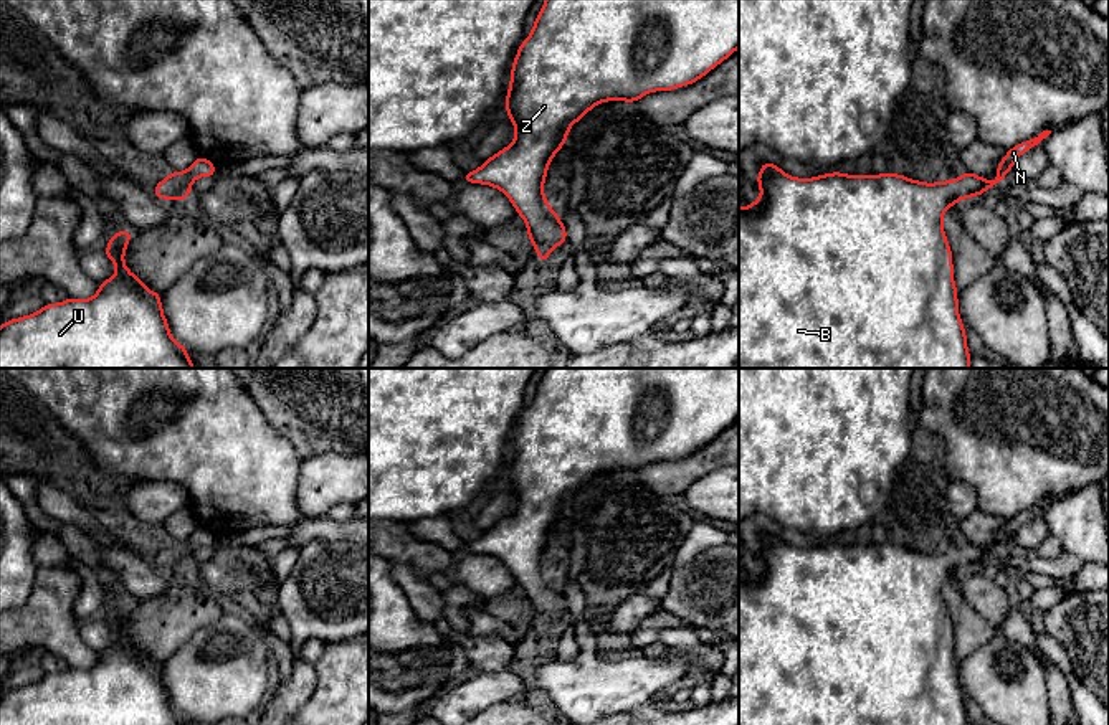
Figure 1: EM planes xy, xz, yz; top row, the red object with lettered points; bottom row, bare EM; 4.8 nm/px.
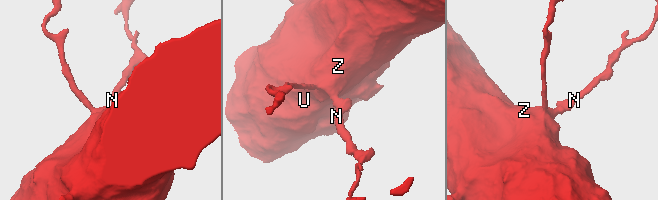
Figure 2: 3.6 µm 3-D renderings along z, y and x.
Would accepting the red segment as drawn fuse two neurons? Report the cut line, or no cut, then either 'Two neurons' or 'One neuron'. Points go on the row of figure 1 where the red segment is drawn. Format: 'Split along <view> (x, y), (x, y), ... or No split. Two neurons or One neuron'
No split. One neuron

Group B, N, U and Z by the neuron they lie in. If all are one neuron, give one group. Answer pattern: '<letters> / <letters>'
B N U Z

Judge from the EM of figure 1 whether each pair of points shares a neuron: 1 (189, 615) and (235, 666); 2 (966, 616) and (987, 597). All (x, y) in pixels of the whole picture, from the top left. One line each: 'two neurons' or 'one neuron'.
1: two neurons
2: two neurons

